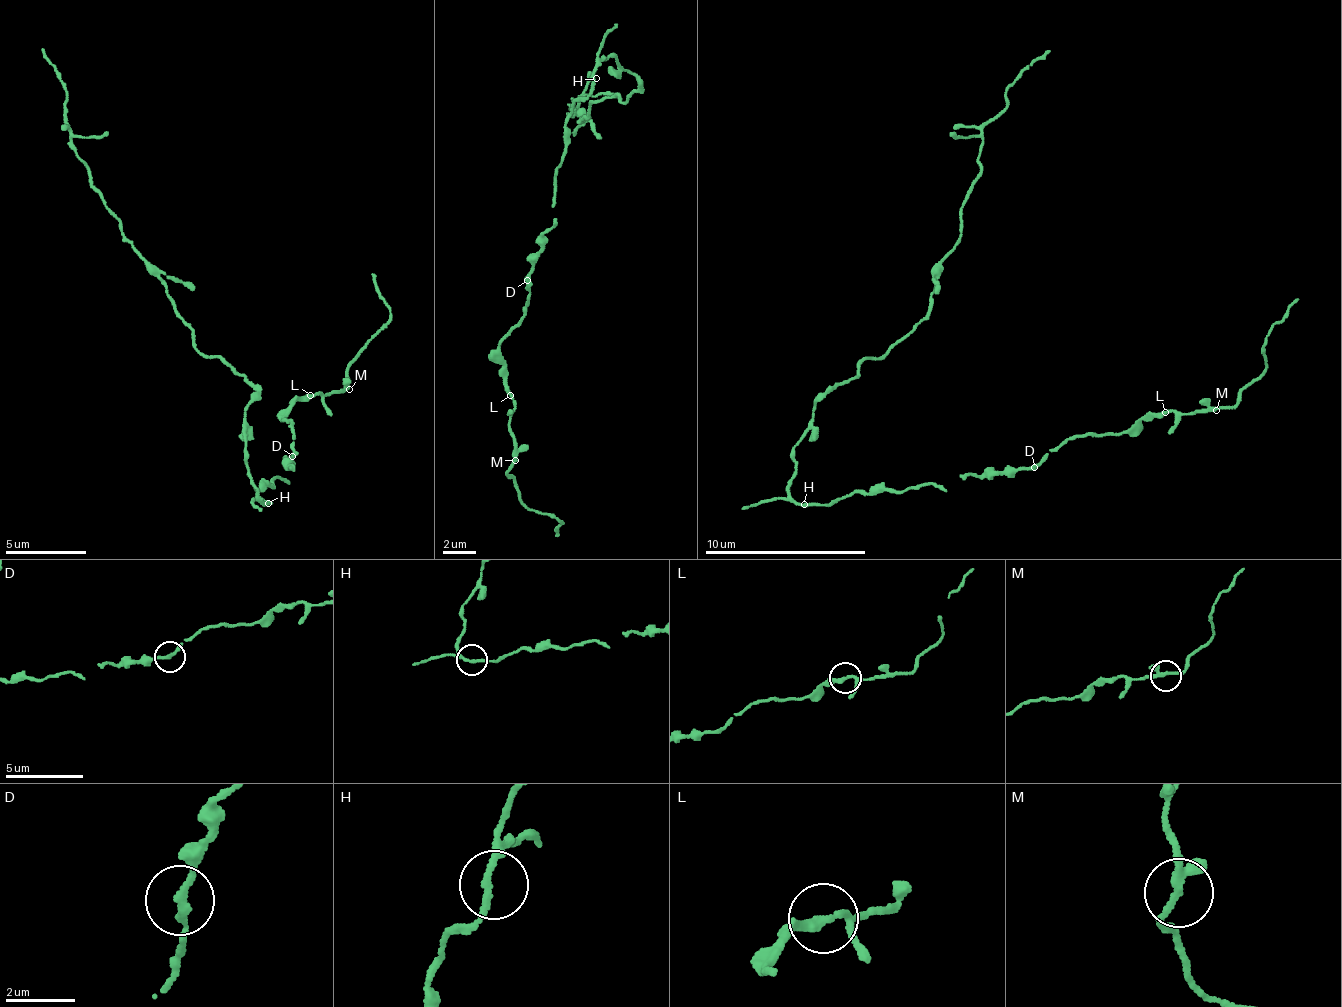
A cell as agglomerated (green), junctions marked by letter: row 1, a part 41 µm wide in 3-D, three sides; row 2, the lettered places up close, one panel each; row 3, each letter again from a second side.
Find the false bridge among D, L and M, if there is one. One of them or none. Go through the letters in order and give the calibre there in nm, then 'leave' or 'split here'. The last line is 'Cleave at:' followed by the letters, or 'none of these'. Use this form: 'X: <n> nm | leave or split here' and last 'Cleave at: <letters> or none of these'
D: 200 nm | leave
L: 200 nm | leave
M: 280 nm | leave
Cleave at: none of these

